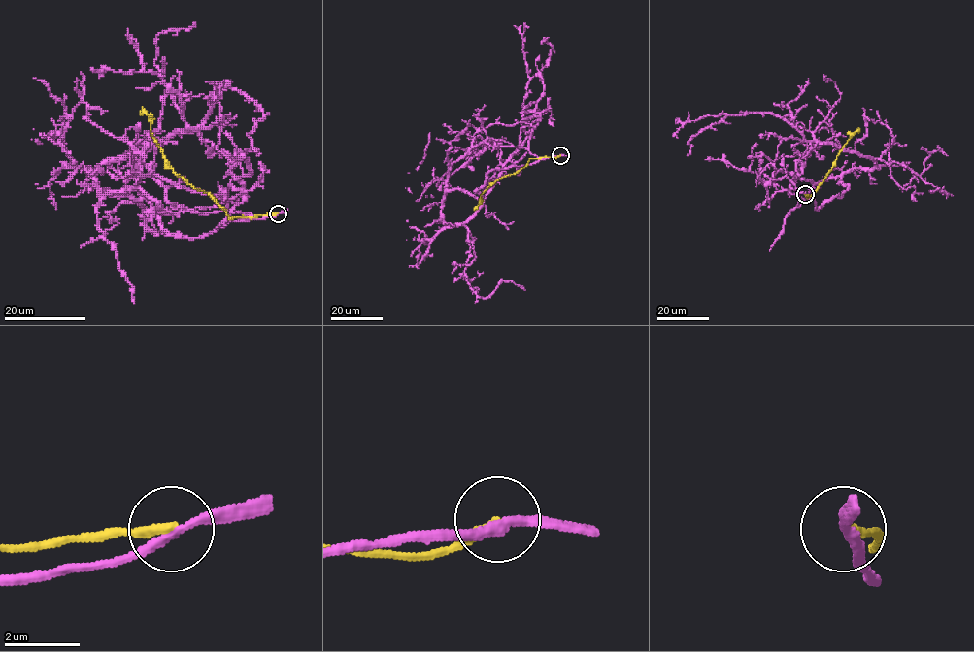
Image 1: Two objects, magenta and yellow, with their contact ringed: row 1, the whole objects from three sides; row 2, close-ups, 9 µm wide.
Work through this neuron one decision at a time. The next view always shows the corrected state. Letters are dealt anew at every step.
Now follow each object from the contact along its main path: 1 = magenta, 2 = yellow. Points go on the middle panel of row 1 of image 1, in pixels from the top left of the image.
1: (560, 155), (493, 168), (480, 198), (448, 191), (442, 219), (466, 222), (517, 150), (548, 37)
2: (560, 155), (530, 159), (516, 172), (504, 176), (488, 186), (473, 211)

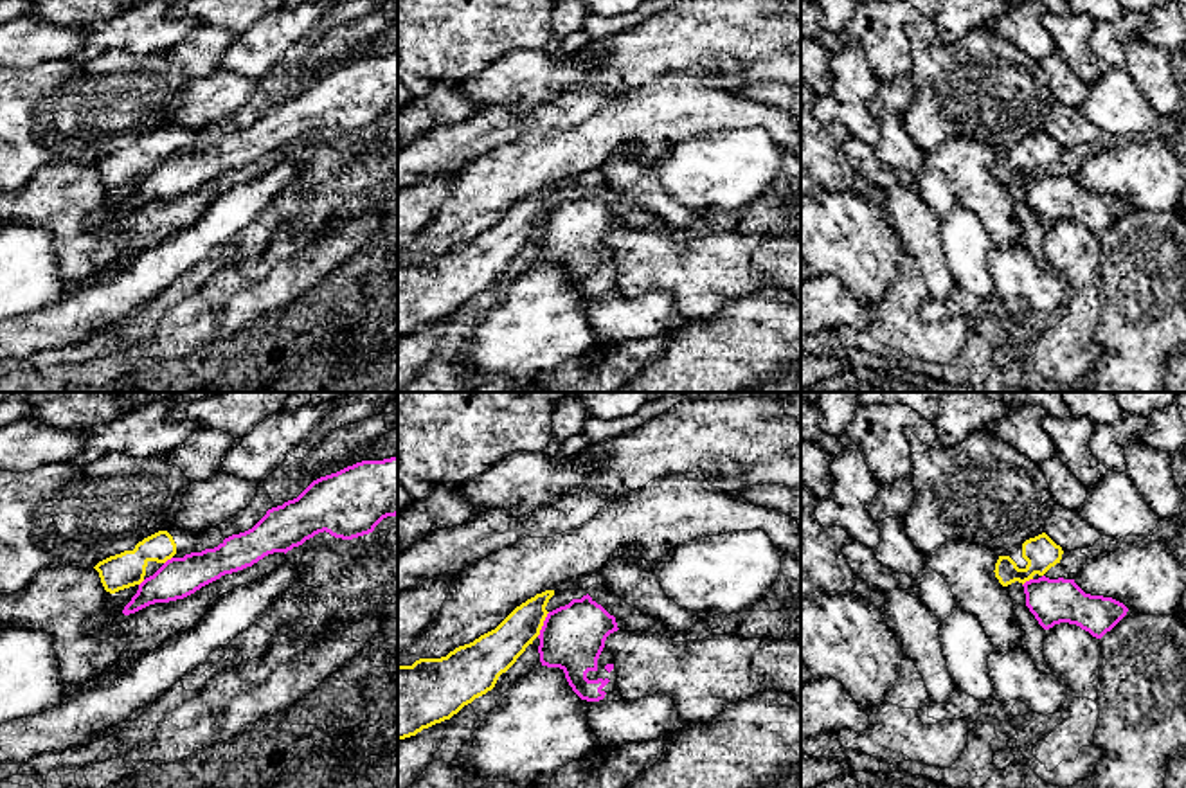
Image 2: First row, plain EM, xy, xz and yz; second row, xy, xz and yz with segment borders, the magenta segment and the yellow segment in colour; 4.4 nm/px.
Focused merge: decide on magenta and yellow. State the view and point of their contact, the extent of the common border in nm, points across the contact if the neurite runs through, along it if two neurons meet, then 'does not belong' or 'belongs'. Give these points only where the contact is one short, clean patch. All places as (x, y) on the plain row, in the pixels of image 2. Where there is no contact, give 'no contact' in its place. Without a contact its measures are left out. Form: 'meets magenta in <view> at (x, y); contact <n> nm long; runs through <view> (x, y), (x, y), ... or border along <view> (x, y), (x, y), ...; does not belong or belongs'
meets magenta in xz at (544, 222); contact 130 nm long; border along xz (549, 209), (537, 232); does not belong

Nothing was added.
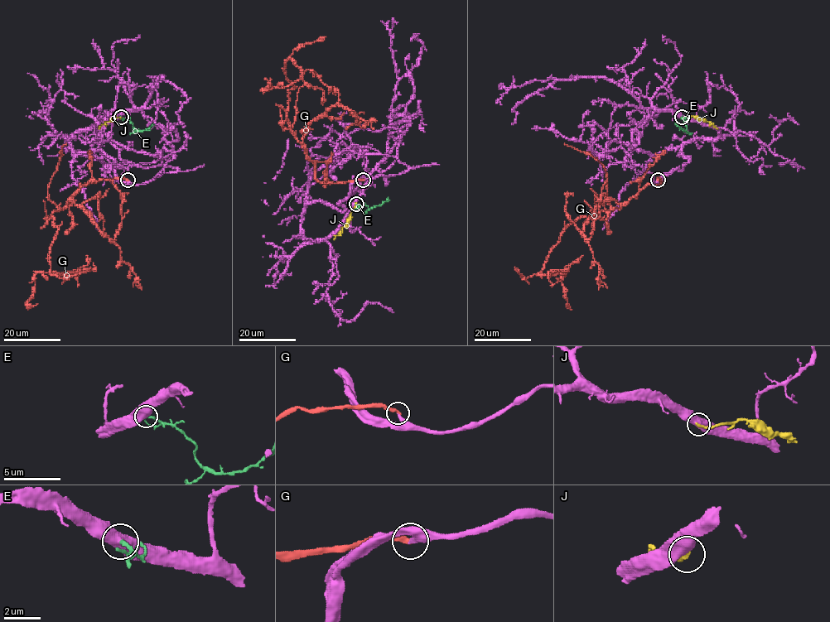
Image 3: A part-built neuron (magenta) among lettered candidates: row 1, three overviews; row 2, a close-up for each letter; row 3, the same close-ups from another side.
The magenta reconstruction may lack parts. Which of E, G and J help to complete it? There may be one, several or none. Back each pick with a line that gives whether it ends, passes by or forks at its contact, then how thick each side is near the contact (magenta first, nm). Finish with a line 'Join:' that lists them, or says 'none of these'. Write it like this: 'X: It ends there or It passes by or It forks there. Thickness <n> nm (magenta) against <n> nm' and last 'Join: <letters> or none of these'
E: It ends there. Thickness 550 nm (magenta) against 200 nm
G: It ends there. Thickness 300 nm (magenta) against 300 nm
Join: E, G

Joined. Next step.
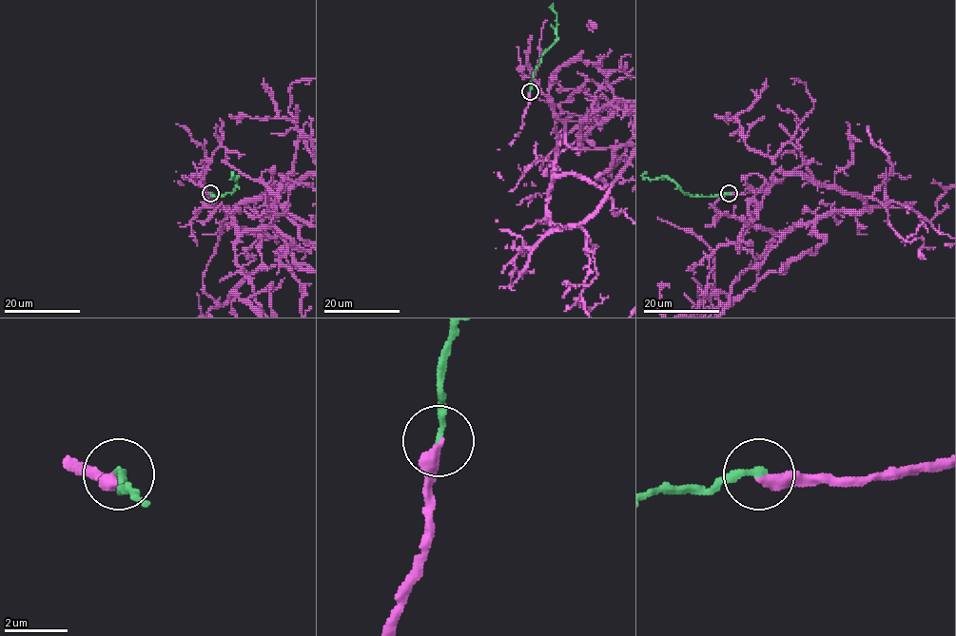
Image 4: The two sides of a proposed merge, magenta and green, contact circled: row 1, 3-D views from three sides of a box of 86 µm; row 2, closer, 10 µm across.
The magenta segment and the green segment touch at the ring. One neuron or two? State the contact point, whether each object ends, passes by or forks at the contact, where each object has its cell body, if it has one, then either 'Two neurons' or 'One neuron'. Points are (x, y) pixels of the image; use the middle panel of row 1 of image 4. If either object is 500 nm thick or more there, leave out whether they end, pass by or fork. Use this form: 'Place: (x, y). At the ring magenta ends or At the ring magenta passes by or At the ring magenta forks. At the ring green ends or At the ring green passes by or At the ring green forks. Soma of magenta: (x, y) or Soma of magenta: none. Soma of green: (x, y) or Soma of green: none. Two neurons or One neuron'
Place: (530, 91). At the ring magenta ends. At the ring green ends. Soma of magenta: none. Soma of green: none. Two neurons

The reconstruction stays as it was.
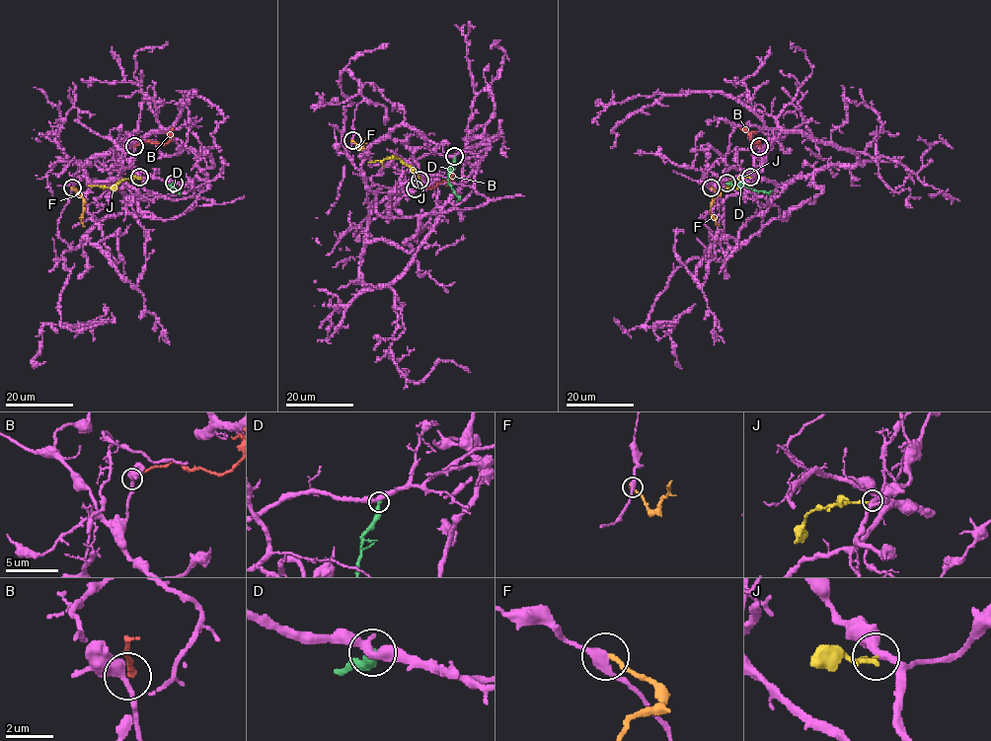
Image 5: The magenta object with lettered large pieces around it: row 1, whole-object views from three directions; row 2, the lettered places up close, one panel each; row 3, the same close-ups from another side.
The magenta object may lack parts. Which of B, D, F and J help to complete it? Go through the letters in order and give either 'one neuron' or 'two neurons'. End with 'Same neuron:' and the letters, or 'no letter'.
B: two neurons
D: two neurons
F: two neurons
J: one neuron
Same neuron: J

